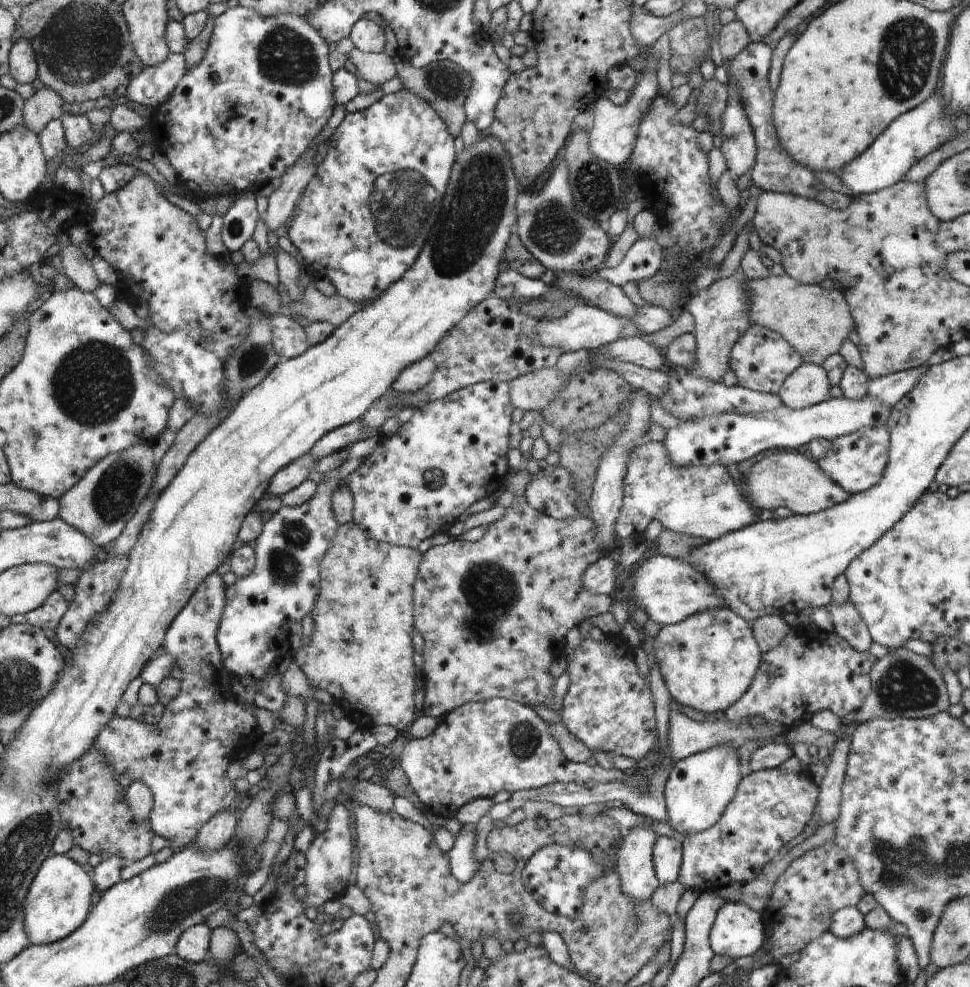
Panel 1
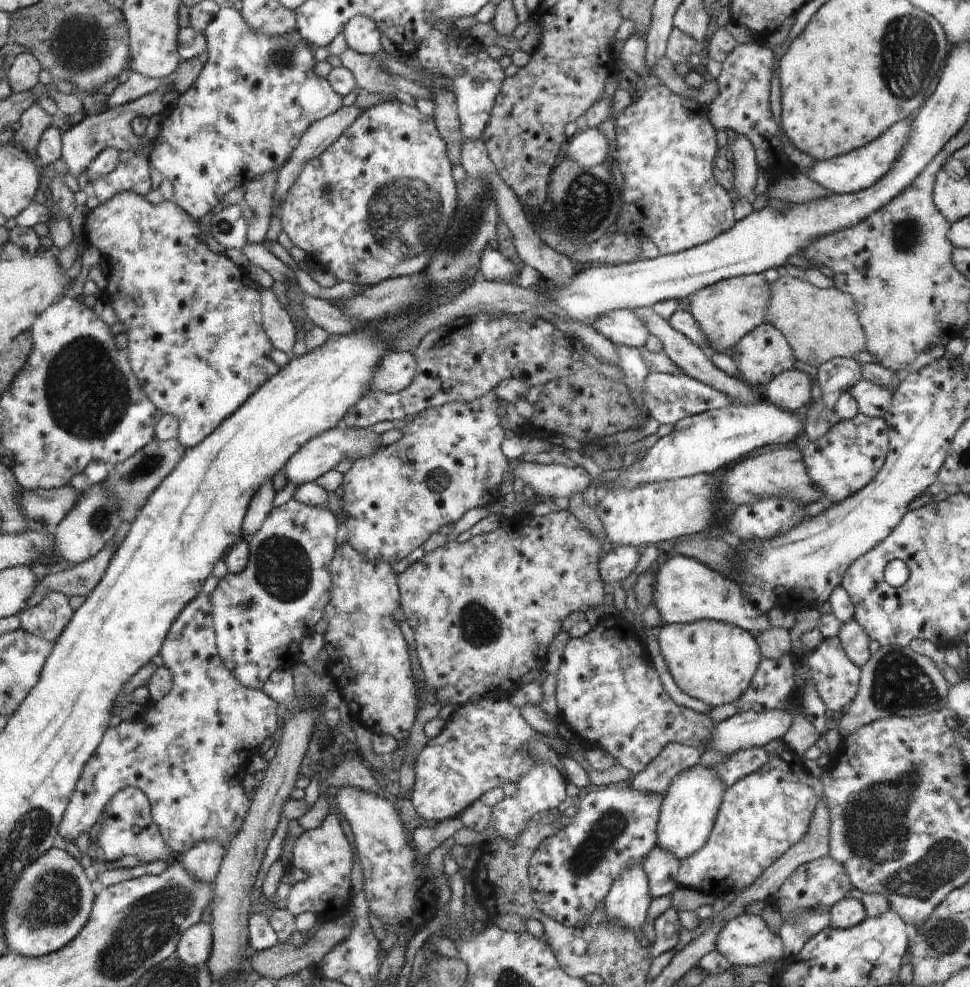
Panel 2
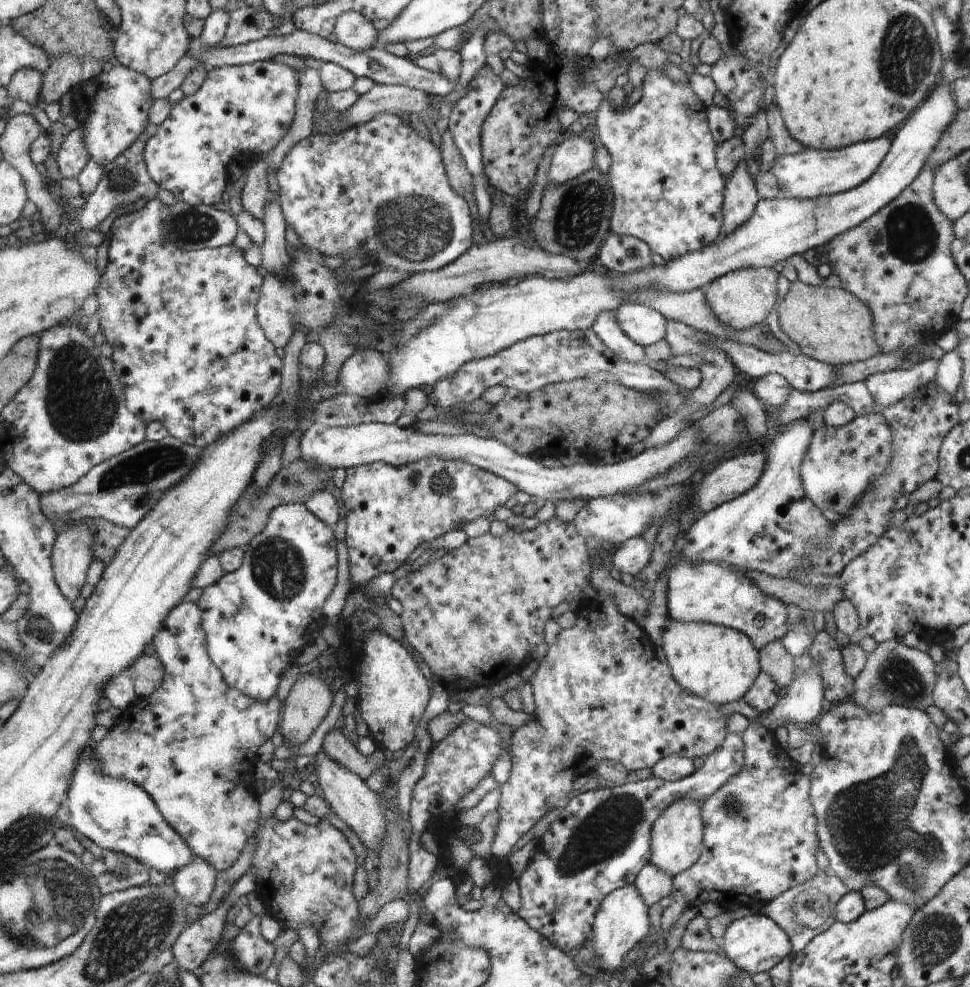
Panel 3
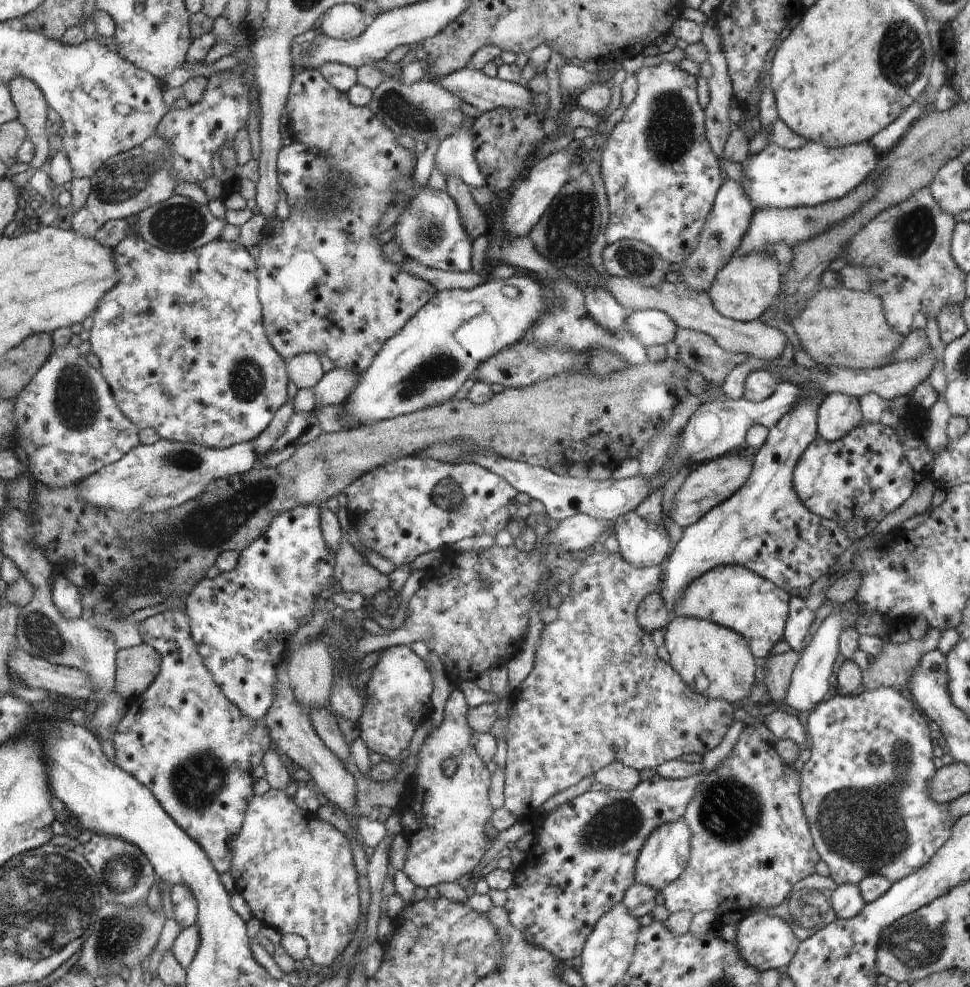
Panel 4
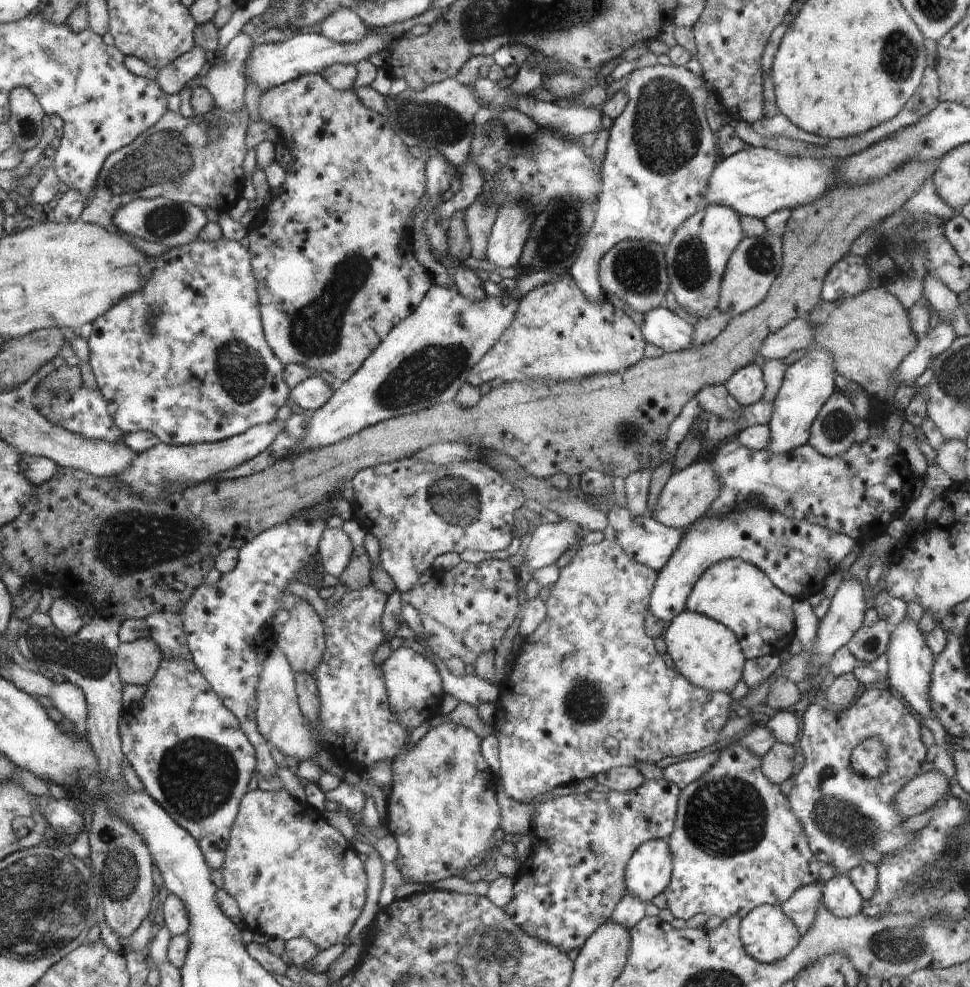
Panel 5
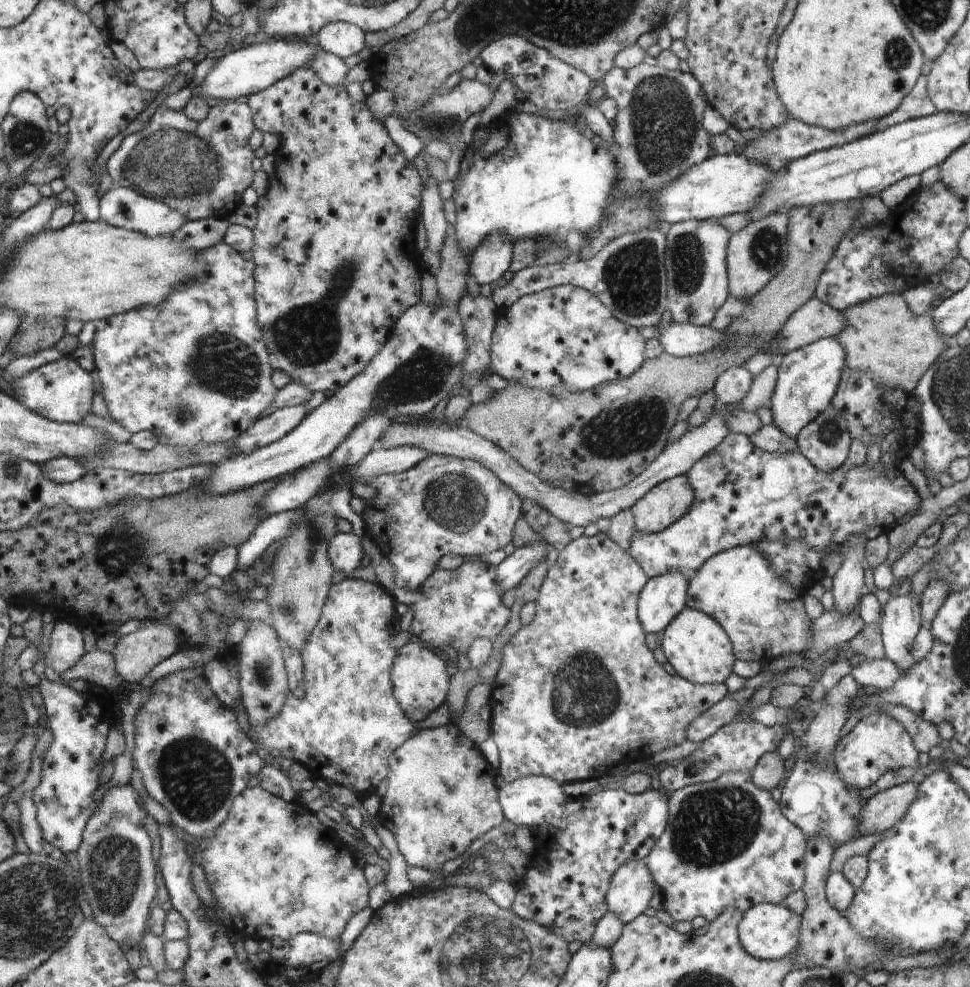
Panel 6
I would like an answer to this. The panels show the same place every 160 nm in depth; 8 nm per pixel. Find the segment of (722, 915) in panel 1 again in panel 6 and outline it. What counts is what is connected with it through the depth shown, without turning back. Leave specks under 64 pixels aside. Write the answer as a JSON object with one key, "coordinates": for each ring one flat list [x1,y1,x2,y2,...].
{"coordinates":[[761,903,752,906,744,914,740,924,742,947,758,959,780,960,798,950,798,946,801,944,801,922,800,915,778,904]]}

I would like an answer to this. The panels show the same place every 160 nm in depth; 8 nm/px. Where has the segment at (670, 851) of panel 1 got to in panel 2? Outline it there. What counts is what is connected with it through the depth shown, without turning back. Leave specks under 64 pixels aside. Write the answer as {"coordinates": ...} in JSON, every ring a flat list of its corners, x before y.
{"coordinates":[[656,844,644,862,653,898,670,895,676,887,680,860,668,849]]}

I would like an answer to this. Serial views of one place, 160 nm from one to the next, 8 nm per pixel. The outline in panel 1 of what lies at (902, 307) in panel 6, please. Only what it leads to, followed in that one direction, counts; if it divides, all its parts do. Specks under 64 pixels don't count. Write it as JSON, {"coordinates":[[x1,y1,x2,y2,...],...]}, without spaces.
{"coordinates":[[786,274,748,279,745,287,749,293,751,324,783,335,788,344,799,350,804,363,821,365,830,355,839,352,850,332,856,328,848,300,838,287,826,290,819,284,802,284]]}

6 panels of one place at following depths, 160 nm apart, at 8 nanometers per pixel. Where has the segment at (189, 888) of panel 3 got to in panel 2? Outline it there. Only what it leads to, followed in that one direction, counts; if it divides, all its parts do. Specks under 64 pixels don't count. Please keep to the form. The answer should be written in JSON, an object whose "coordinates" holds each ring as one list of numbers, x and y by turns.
{"coordinates":[[208,839,188,848,181,862,189,873,198,877,202,882,212,883,221,868,225,851,224,842]]}

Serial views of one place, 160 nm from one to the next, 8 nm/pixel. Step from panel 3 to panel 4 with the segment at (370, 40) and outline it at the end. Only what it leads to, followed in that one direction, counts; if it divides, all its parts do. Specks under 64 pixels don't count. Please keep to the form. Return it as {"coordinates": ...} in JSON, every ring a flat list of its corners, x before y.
{"coordinates":[[338,3,324,13,318,28,326,37,350,40,365,32,363,12,353,4]]}

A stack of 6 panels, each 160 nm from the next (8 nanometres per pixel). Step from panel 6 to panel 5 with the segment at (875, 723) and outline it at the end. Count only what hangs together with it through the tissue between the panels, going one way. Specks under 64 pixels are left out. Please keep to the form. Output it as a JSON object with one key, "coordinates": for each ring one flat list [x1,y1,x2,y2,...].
{"coordinates":[[870,737,853,750,853,769,864,778,878,778,889,770,888,751,883,742]]}

